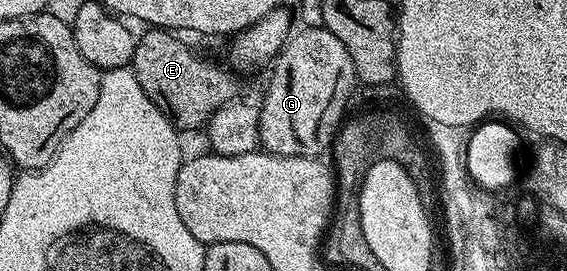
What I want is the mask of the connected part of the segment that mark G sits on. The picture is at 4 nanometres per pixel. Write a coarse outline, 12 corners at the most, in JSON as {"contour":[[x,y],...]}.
{"contour":[[302,26],[273,59],[259,145],[332,146],[357,83],[345,43]]}

